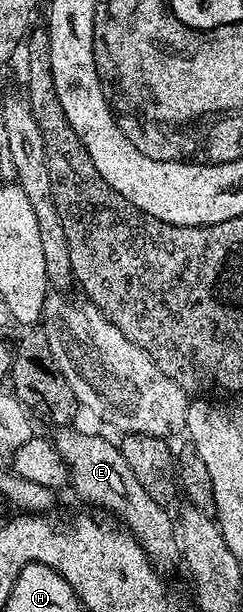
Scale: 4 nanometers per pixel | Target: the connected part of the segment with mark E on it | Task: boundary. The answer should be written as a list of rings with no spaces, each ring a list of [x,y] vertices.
[[[58,429],[52,435],[55,449],[70,470],[69,486],[74,486],[74,491],[80,498],[99,507],[94,509],[113,517],[125,527],[159,572],[167,573],[174,566],[179,566],[180,536],[176,530],[175,516],[173,519],[163,504],[152,501],[152,497],[144,493],[144,485],[136,481],[136,473],[132,473],[132,469],[128,469],[128,461],[124,461],[121,446],[117,442],[109,443],[98,435],[85,435],[82,431],[70,430],[74,429]]]

